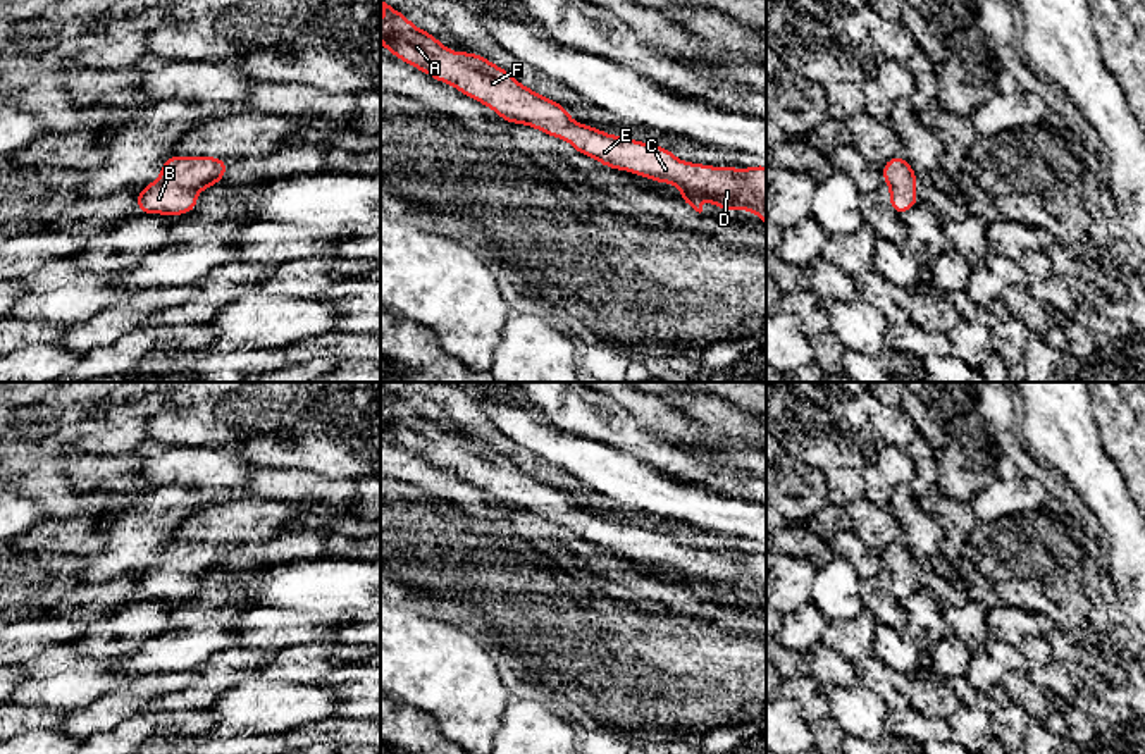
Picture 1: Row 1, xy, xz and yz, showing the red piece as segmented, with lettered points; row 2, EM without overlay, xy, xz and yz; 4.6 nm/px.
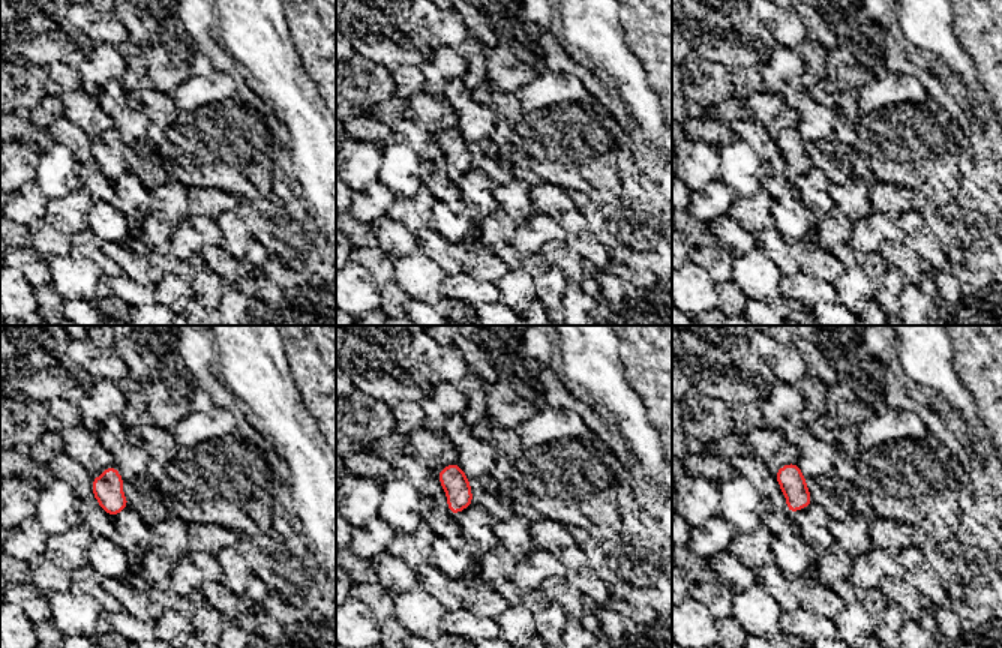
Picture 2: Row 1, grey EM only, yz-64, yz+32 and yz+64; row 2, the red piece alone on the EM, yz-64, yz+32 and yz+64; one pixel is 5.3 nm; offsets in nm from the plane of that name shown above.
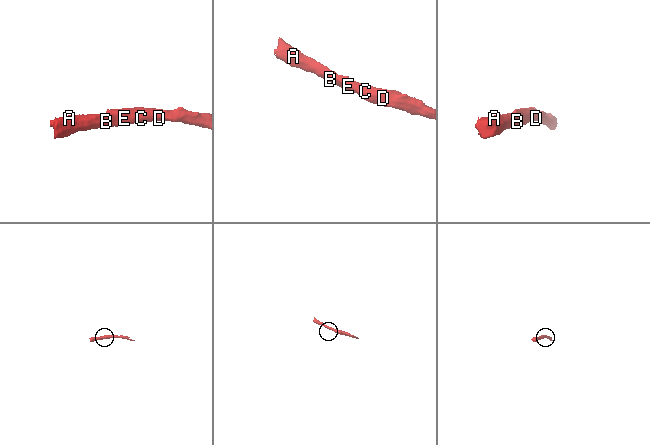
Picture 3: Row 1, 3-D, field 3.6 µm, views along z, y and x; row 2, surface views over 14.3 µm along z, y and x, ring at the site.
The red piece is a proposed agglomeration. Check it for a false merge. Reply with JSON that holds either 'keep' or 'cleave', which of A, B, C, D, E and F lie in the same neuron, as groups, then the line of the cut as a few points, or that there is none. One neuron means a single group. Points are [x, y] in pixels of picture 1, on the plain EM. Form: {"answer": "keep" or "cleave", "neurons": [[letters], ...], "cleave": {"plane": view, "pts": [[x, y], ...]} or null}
{"answer": "keep", "neurons": [["A", "B", "C", "D", "E", "F"]], "cleave": null}

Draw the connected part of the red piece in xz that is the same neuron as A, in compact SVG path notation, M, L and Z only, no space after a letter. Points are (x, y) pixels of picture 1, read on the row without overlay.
M382 386L381 394L386 399L386 403L381 406L381 418L386 422L386 425L381 427L381 432L436 467L446 468L465 482L480 487L484 492L494 496L503 506L510 510L530 511L548 522L566 525L577 539L597 546L604 553L627 556L656 568L673 570L682 575L680 587L692 592L699 599L702 597L701 587L706 584L720 596L754 597L766 613L764 551L758 549L749 554L739 554L684 547L677 544L670 534L654 530L649 532L639 525L608 520L592 511L575 508L570 504L566 492L523 472L506 454L501 454L482 441L449 436L432 418L417 413L403 398L393 394Z

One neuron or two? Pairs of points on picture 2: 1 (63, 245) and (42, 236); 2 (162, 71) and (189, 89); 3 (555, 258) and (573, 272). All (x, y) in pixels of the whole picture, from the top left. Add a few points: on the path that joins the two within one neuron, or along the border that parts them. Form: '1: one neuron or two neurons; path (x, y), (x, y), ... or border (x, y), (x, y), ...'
1: one neuron; path (59, 245), (47, 240)
2: two neurons; border (192, 75), (170, 93)
3: one neuron; path (560, 258), (569, 267)

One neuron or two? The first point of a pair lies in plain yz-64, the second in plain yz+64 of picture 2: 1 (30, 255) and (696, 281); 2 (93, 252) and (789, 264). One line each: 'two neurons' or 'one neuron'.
1: two neurons
2: one neuron

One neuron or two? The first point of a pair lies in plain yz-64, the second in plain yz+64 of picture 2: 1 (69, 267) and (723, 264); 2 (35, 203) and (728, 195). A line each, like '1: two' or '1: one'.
1: two
2: one

